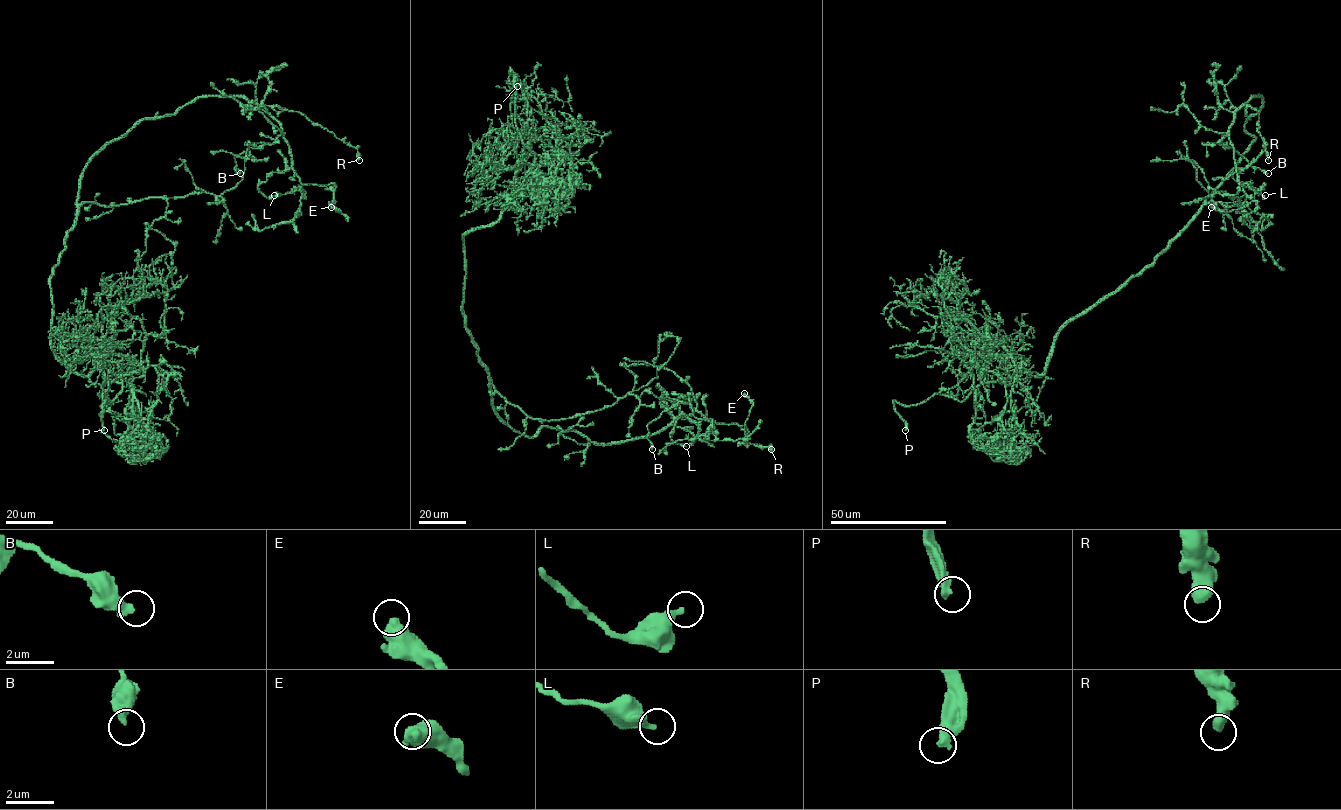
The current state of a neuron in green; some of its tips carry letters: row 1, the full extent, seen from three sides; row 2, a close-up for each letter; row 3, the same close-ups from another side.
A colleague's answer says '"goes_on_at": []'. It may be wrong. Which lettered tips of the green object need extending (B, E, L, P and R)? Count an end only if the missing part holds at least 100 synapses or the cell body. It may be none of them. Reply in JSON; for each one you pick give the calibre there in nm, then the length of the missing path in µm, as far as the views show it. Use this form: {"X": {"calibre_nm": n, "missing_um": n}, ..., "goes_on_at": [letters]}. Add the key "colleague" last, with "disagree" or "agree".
{"P": {"calibre_nm": 400, "missing_um": 20}, "goes_on_at": ["P"], "colleague": "disagree"}

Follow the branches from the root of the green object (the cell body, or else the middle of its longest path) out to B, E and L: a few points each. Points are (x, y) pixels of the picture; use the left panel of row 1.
B: (71, 228), (84, 166), (141, 121), (197, 98), (243, 96), (279, 123), (272, 143), (235, 157), (240, 173)
E: (71, 228), (96, 155), (207, 96), (267, 112), (299, 180), (334, 185), (340, 212), (331, 207)
L: (71, 228), (84, 166), (144, 119), (201, 97), (243, 96), (279, 123), (291, 166), (257, 186), (274, 195)

